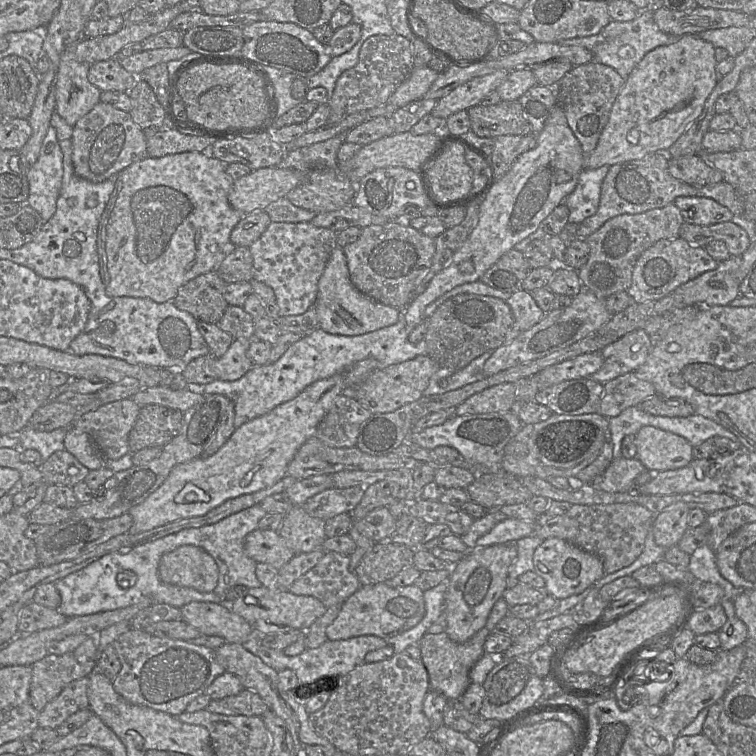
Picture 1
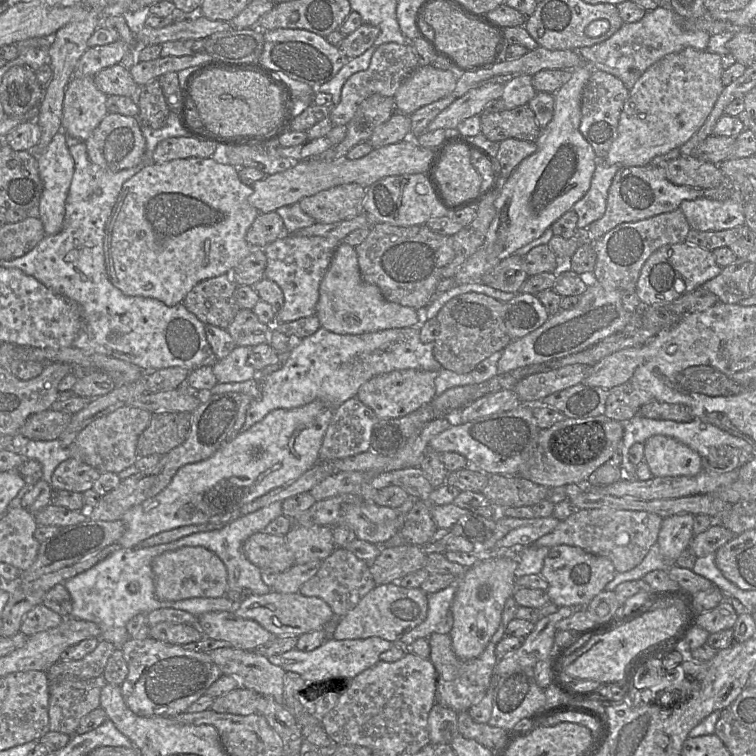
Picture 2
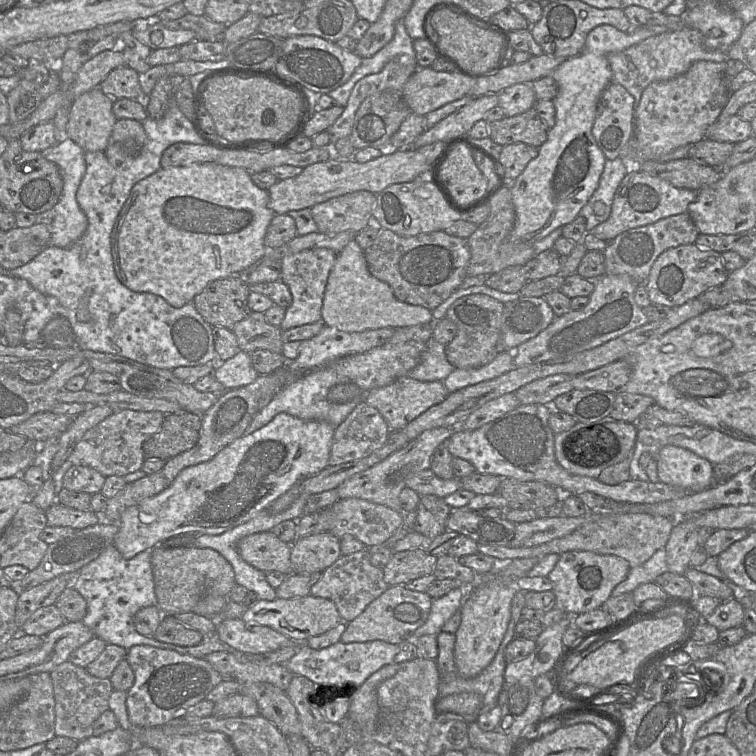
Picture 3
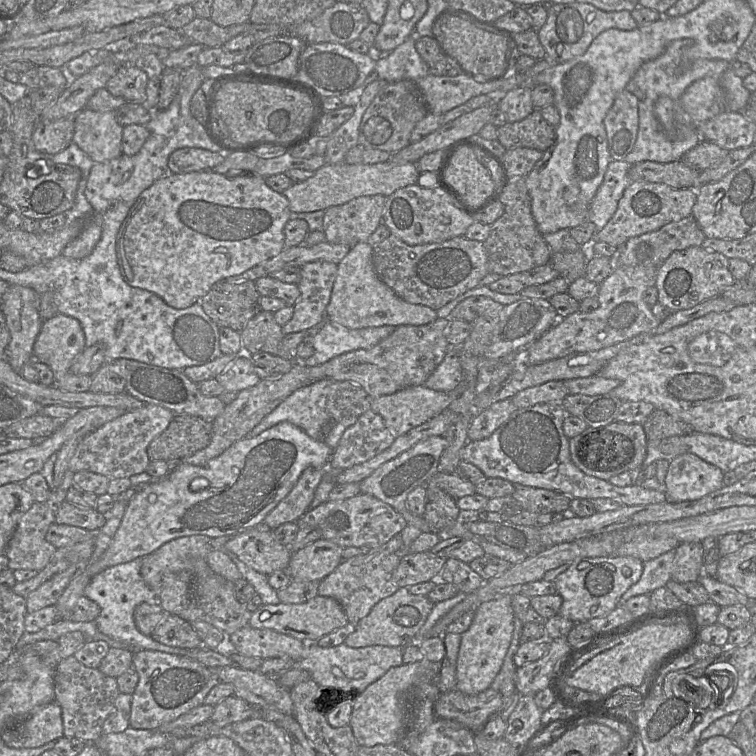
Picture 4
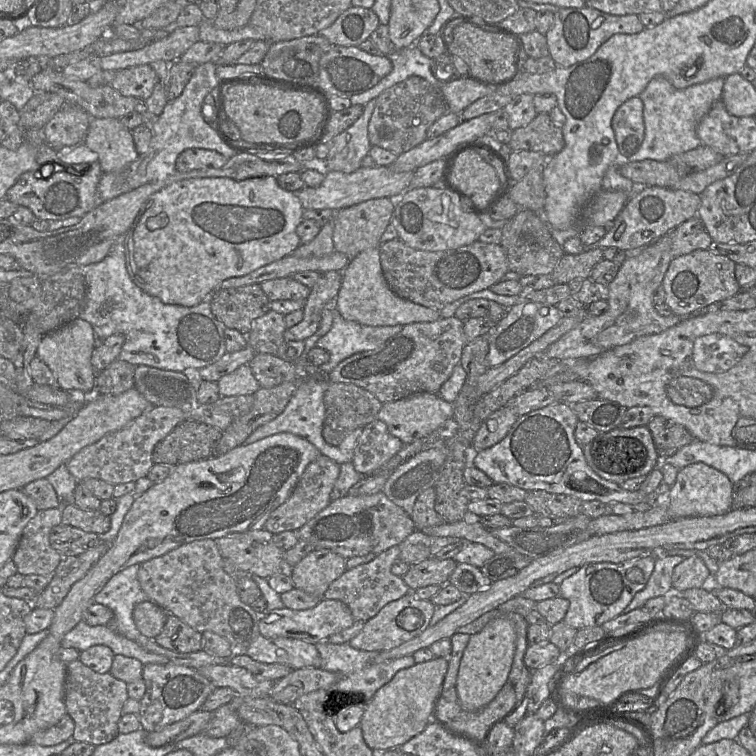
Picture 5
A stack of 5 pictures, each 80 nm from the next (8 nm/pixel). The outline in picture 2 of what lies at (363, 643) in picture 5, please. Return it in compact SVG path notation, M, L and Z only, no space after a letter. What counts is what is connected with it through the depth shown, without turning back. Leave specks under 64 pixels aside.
M397 583L376 585L355 608L341 617L332 638L335 640L366 639L378 637L390 642L400 639L427 617L428 599L420 588L403 588Z

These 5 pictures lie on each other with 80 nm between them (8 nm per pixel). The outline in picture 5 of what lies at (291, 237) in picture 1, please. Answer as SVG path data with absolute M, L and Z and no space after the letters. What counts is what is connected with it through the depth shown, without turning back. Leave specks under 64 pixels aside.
M327 271L320 274L316 284L310 288L309 296L304 301L303 319L295 326L285 330L285 340L305 341L319 328L322 311L336 299L342 282L339 271Z

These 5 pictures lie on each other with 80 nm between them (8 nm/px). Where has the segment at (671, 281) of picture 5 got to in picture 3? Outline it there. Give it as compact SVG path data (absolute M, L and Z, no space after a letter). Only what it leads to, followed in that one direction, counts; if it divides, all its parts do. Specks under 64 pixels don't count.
M687 244L667 249L660 254L651 268L645 287L652 304L676 308L697 299L708 289L722 286L728 274L721 253L703 249L696 244Z

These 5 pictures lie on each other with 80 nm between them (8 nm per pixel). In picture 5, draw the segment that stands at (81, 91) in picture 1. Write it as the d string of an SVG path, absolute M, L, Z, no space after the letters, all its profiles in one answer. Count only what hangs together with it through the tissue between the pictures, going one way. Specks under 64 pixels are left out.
M91 117L82 143L98 155L103 172L120 172L139 156L131 131L117 118Z

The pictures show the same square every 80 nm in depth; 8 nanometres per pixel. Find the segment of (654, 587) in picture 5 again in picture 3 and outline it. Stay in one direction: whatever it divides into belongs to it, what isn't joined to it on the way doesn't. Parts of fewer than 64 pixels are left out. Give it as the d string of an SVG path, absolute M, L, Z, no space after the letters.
M665 549L657 550L645 563L631 568L626 579L618 584L612 595L632 593L639 585L655 582L656 578L668 571Z

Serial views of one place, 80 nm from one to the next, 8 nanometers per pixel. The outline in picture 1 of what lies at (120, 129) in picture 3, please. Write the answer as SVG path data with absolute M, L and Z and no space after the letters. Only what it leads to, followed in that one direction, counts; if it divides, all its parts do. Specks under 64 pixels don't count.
M102 101L73 126L70 140L75 174L94 183L116 176L134 162L148 156L144 131L133 121L129 112Z

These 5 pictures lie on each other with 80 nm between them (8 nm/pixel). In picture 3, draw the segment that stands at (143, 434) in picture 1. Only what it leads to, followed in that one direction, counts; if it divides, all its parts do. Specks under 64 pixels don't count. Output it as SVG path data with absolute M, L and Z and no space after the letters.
M178 412L165 414L160 429L143 444L145 459L167 461L194 447L201 430L201 414Z

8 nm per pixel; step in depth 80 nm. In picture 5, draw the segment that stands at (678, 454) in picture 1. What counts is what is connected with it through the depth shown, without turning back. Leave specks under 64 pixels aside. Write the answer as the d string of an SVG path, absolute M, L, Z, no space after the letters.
M702 462L689 464L678 470L676 480L669 488L669 514L672 520L686 517L716 516L725 514L733 508L735 490L736 485L734 485L723 472Z

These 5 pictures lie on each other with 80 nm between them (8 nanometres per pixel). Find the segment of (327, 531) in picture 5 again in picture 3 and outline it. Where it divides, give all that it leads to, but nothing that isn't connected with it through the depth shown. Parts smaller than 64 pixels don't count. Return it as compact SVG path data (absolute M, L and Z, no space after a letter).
M360 498L339 499L328 509L332 511L332 526L329 532L338 539L351 535L366 547L384 544L402 524L402 516L397 511Z

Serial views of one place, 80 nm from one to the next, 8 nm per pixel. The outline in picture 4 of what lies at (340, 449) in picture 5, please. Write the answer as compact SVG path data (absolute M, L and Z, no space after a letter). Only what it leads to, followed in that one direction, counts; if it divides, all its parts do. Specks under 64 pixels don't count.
M320 380L308 386L302 387L290 396L288 396L281 404L279 404L271 413L266 415L259 424L257 424L245 437L252 438L263 431L281 423L289 422L301 430L303 430L312 439L325 442L332 450L334 450L343 434L343 432L355 422L355 418L346 418L336 423L333 429L327 434L323 434L323 427L330 422L328 413L324 410L325 390L332 380Z

